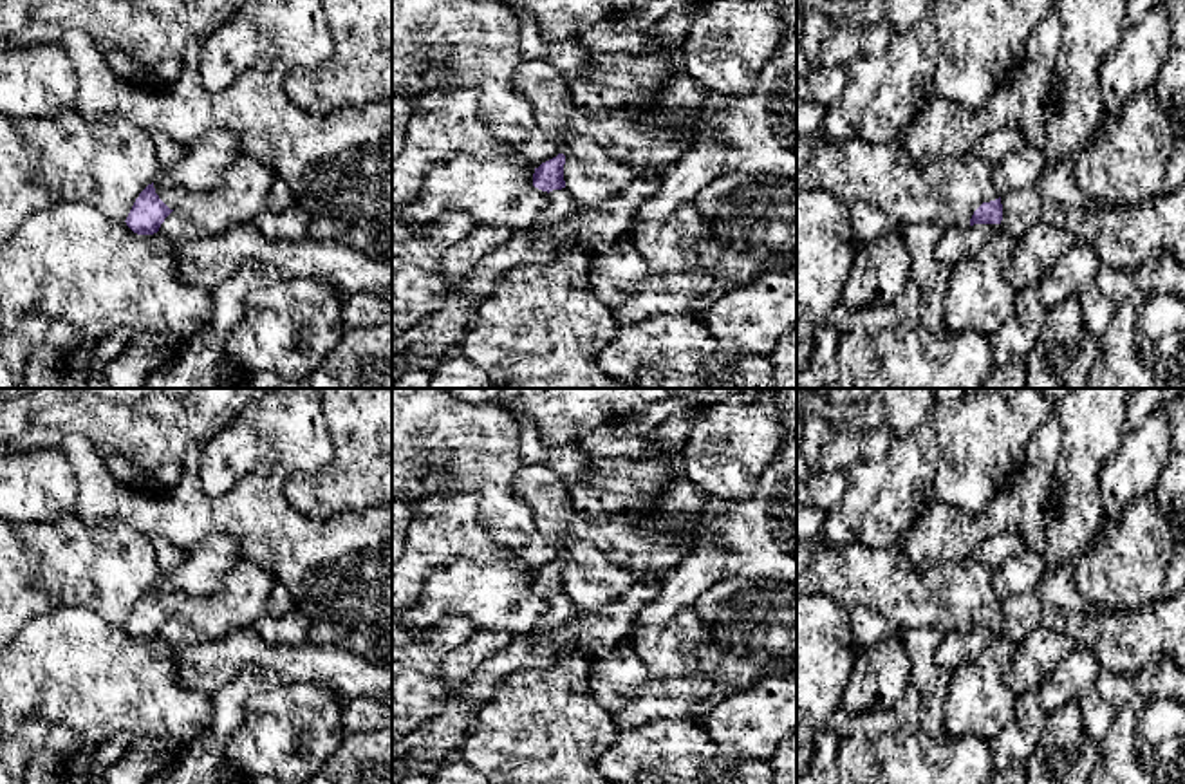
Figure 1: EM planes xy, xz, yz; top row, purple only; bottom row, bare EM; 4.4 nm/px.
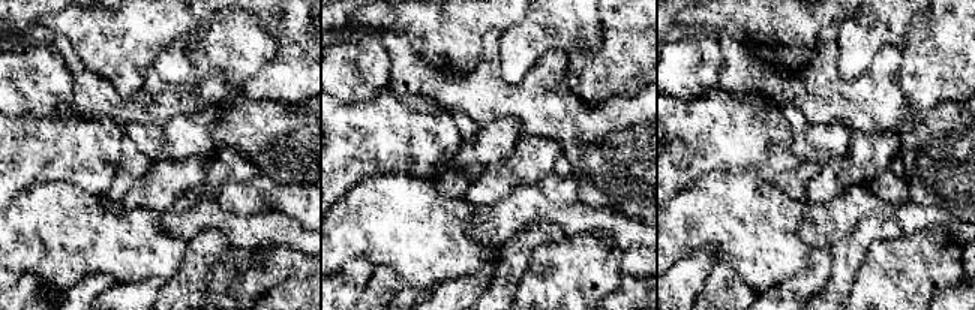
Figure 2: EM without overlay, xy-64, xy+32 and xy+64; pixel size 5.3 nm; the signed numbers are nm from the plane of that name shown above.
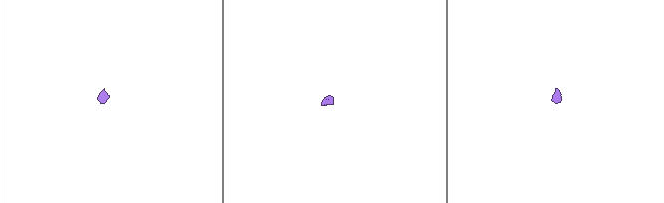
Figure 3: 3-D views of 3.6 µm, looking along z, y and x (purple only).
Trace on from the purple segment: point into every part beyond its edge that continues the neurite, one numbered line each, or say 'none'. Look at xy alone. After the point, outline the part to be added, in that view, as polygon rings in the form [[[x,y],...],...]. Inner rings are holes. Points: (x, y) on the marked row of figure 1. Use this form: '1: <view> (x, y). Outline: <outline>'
1: xy (170, 196). Outline: [[[154,184],[155,193],[159,195],[159,199],[170,208],[175,210],[179,206],[179,202],[188,195],[186,190],[182,190],[181,186],[157,186]]]

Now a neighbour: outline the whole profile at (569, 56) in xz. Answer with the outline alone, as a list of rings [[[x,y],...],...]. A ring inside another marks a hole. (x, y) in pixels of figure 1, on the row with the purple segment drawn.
[[[524,11],[517,13],[520,23],[522,61],[540,60],[556,69],[565,78],[591,63],[591,51],[578,38],[564,43],[549,43],[542,38],[537,22]]]

